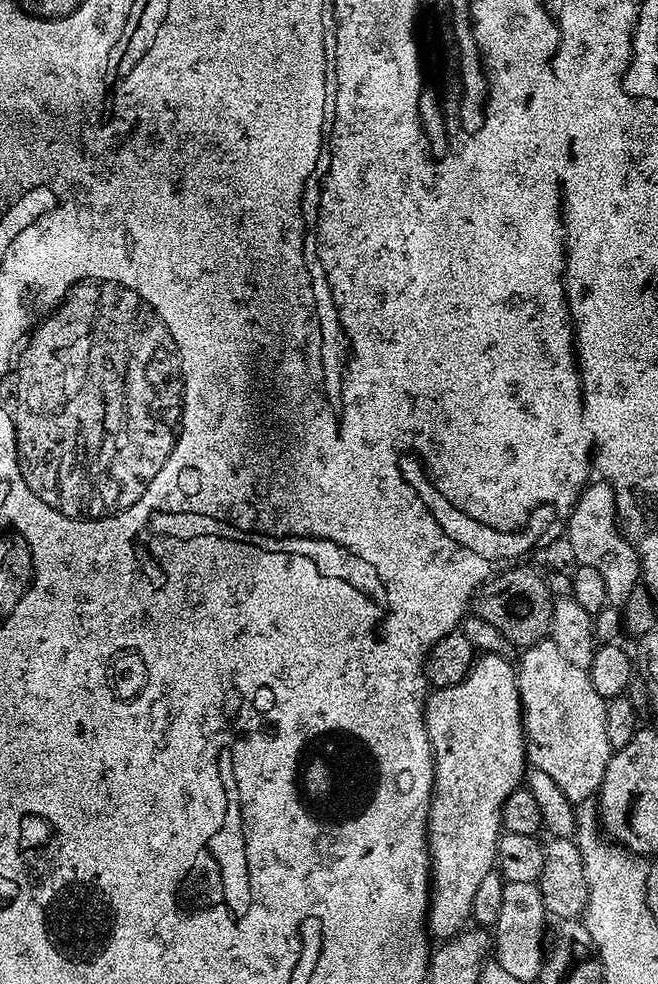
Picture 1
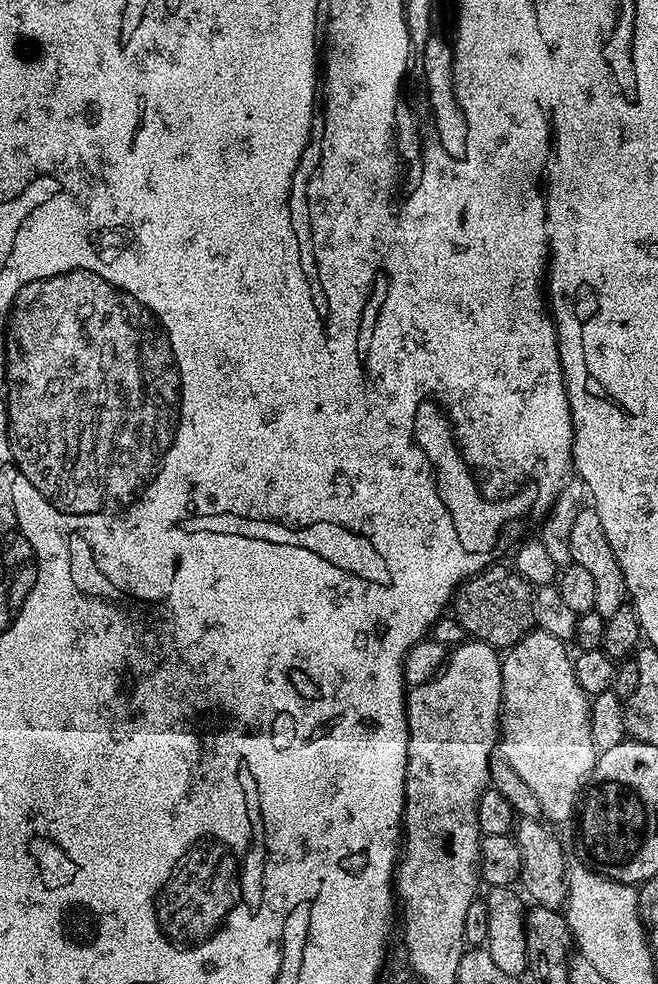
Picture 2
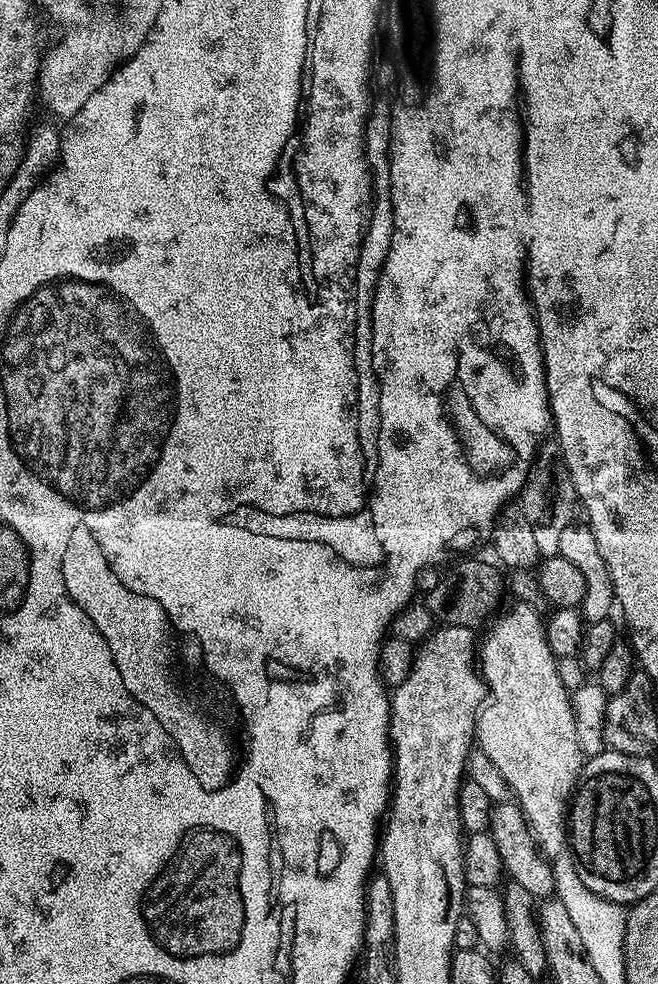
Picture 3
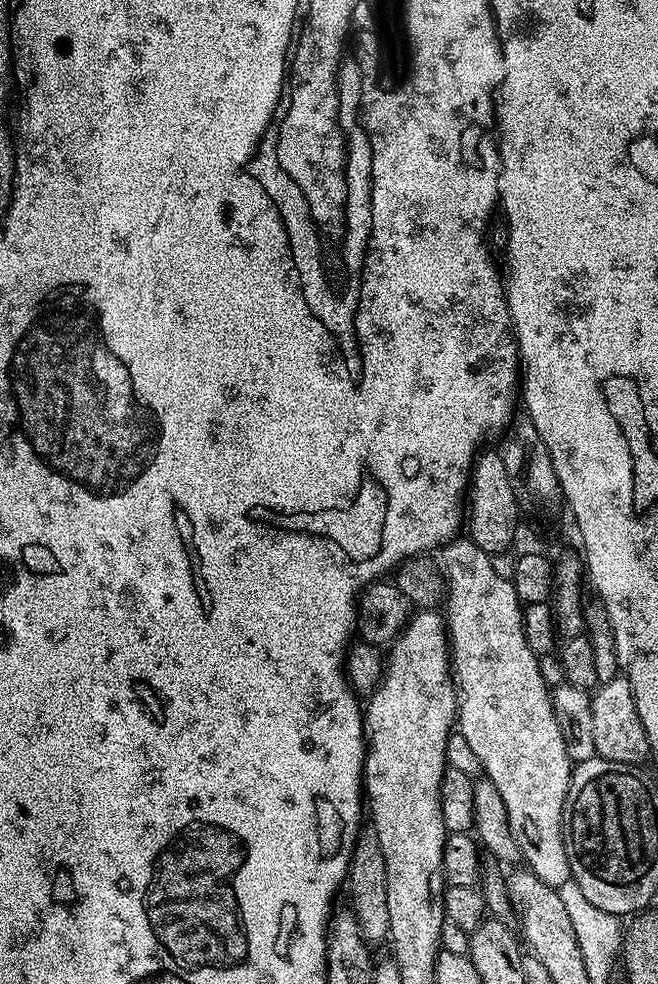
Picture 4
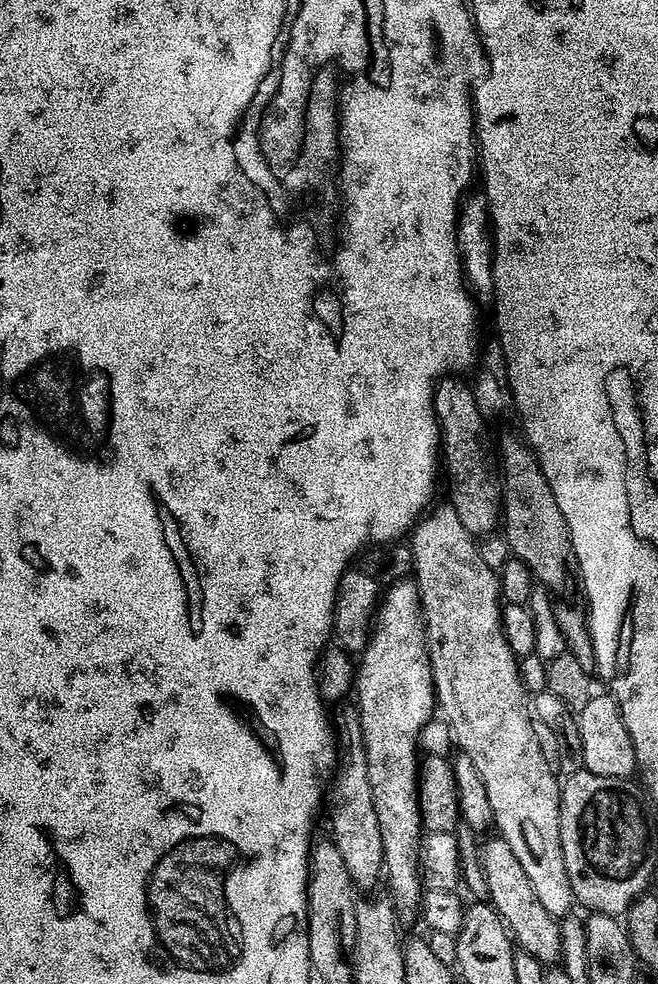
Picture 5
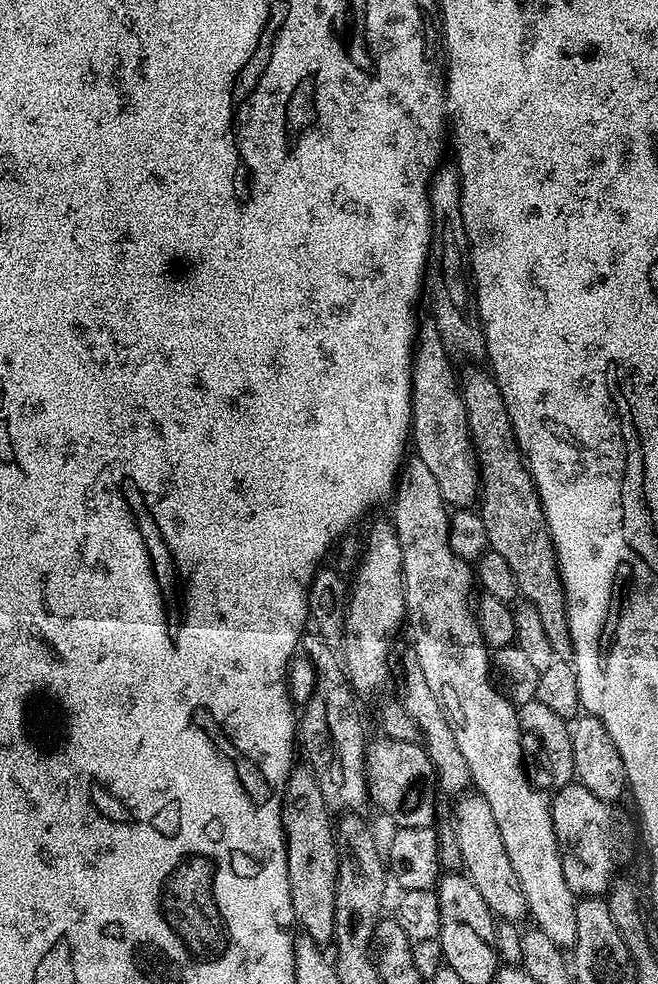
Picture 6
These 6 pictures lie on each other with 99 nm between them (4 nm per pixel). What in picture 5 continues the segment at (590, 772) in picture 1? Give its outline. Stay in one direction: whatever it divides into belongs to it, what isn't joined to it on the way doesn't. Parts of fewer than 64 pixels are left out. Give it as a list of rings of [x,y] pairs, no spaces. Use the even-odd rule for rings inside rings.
[[[448,502],[438,504],[425,511],[410,533],[410,568],[416,571],[414,583],[420,592],[420,605],[424,611],[424,639],[428,642],[428,661],[432,667],[432,684],[436,687],[438,712],[448,723],[455,747],[460,748],[459,751],[470,758],[474,770],[478,770],[482,786],[486,786],[486,798],[490,798],[495,831],[510,842],[510,850],[514,850],[522,870],[526,870],[526,878],[530,878],[530,886],[534,886],[534,894],[538,894],[538,902],[542,902],[552,917],[564,918],[573,911],[574,897],[560,841],[562,784],[559,779],[556,781],[557,773],[554,768],[552,773],[540,749],[540,740],[532,729],[534,717],[529,697],[524,697],[524,684],[516,665],[519,664],[518,657],[506,642],[497,573],[482,562],[477,541],[462,526],[451,505]]]

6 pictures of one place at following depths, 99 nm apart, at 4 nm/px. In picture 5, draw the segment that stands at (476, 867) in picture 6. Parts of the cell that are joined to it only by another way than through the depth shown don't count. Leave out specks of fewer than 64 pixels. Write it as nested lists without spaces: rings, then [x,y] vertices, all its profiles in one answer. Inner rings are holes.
[[[498,834],[493,835],[493,840],[485,844],[483,841],[478,855],[486,874],[488,900],[504,921],[504,927],[514,937],[519,951],[534,954],[534,958],[538,958],[538,962],[545,966],[555,965],[561,959],[561,925],[542,906],[542,902],[538,902],[538,894],[534,894],[534,886],[530,886],[526,870],[522,870],[514,850],[510,850],[510,842]]]

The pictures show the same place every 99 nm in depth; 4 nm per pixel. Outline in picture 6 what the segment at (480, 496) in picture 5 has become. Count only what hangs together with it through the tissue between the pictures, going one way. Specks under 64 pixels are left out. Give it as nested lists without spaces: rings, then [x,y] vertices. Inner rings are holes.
[[[433,321],[421,323],[412,362],[412,430],[410,438],[417,456],[438,481],[439,493],[451,507],[471,507],[479,497],[480,475],[469,434],[468,415],[460,380]]]

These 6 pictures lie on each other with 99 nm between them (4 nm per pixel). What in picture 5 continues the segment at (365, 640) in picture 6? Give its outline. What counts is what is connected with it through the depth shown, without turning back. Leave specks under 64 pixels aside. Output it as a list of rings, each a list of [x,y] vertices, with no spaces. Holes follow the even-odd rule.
[[[411,579],[400,580],[397,584],[387,585],[382,599],[377,607],[375,617],[372,622],[372,631],[368,634],[368,644],[363,652],[358,656],[358,667],[354,672],[354,707],[360,713],[360,725],[364,735],[364,749],[366,750],[366,774],[370,774],[370,790],[374,794],[374,814],[378,814],[378,826],[382,830],[382,846],[384,847],[384,872],[386,873],[386,884],[392,891],[390,900],[401,913],[417,911],[418,905],[422,899],[422,873],[418,867],[418,853],[420,850],[420,841],[422,839],[422,825],[420,822],[420,803],[418,801],[418,741],[422,726],[433,719],[437,711],[436,687],[432,684],[432,667],[428,661],[428,642],[424,639],[424,611],[420,605],[420,592],[416,589],[415,583]]]

